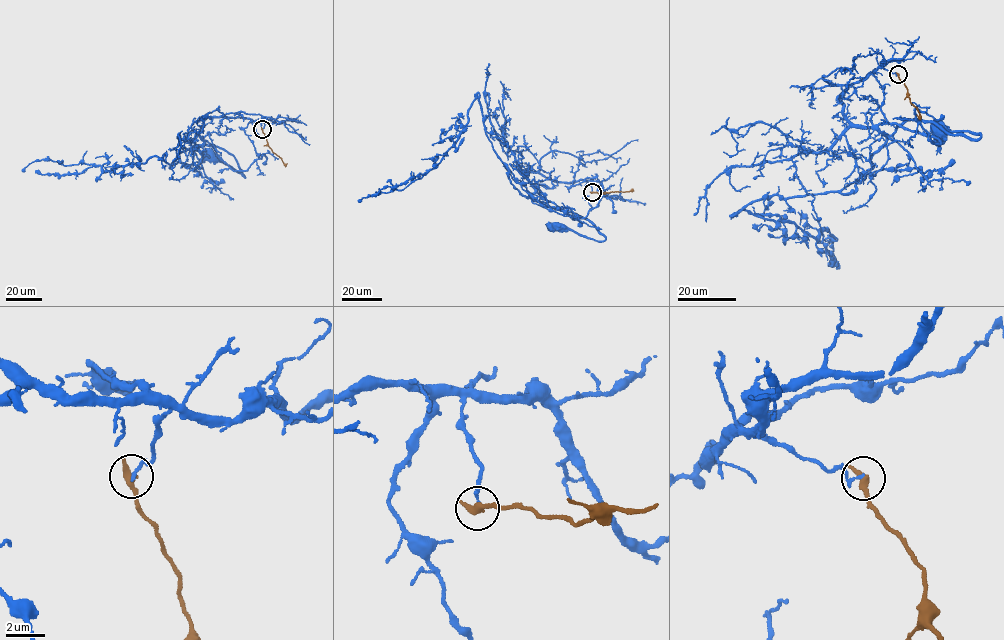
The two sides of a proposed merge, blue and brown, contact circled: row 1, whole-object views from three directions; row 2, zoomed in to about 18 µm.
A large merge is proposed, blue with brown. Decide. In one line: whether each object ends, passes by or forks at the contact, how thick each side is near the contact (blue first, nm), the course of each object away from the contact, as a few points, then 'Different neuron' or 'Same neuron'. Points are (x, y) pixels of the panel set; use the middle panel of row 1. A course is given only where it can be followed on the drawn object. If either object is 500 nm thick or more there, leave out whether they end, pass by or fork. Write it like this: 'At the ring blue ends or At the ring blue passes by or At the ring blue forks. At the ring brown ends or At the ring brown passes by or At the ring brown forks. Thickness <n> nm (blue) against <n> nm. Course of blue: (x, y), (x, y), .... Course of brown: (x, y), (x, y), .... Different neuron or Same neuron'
At the ring blue ends. At the ring brown ends. Thickness 170 nm (blue) against 460 nm. Course of blue: (592, 192), (589, 181), (555, 181), (523, 170), (534, 188), (532, 200), (577, 214), (605, 239), (554, 226). Course of brown: (592, 192), (631, 188). Different neuron

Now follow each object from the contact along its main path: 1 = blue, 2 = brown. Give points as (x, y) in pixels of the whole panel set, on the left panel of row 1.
1: (262, 129), (265, 122), (235, 117), (203, 122), (196, 147), (233, 154), (244, 177), (209, 154)
2: (262, 129), (268, 145), (286, 163)

